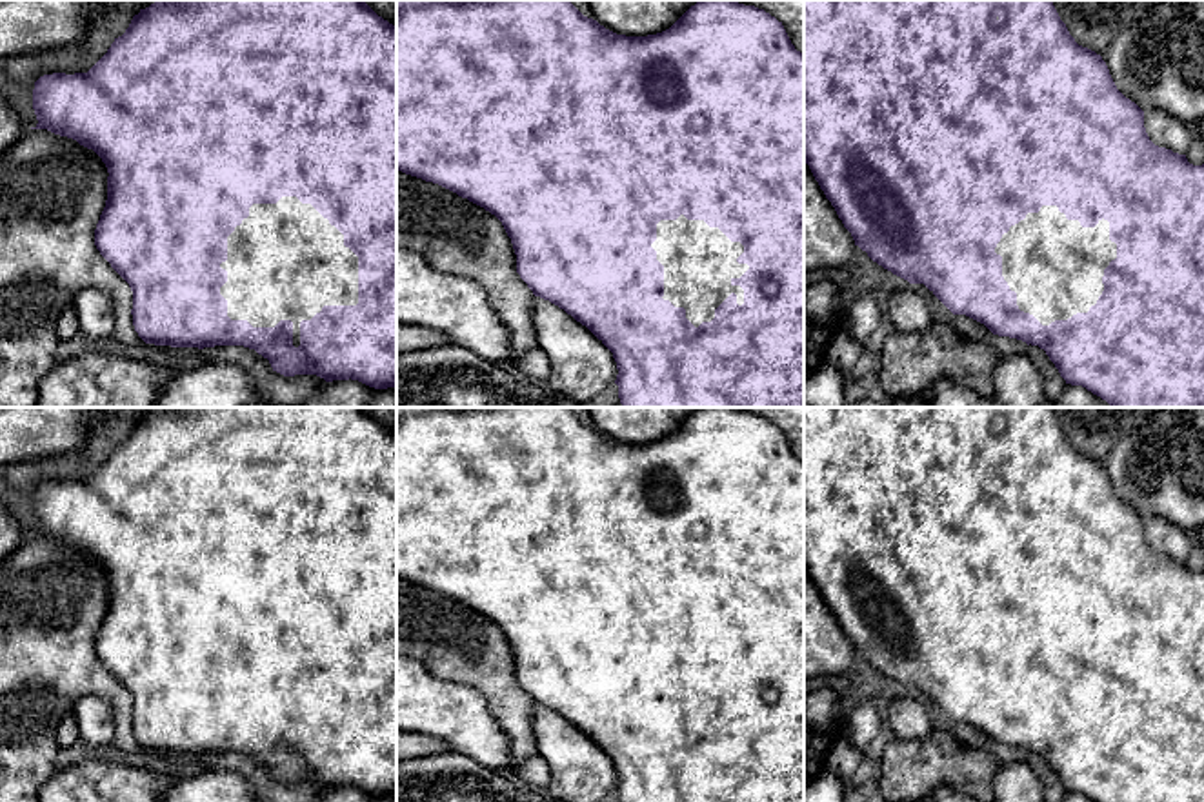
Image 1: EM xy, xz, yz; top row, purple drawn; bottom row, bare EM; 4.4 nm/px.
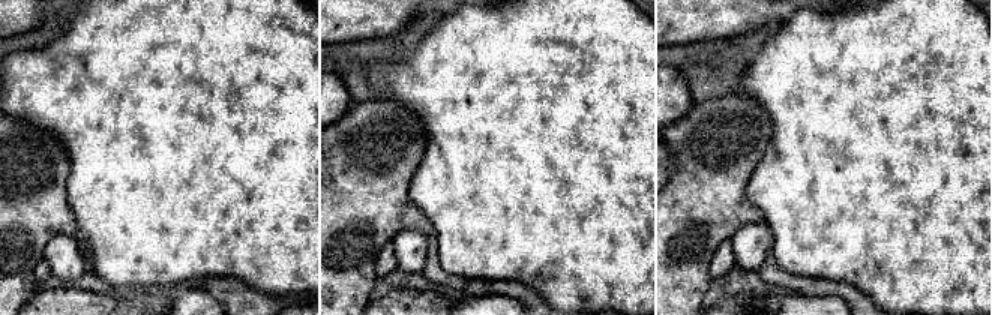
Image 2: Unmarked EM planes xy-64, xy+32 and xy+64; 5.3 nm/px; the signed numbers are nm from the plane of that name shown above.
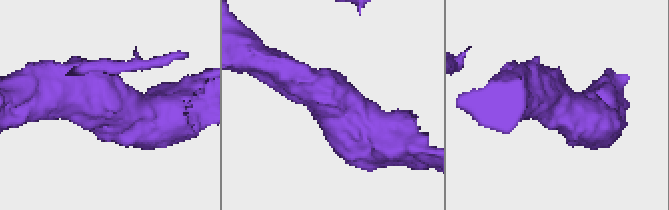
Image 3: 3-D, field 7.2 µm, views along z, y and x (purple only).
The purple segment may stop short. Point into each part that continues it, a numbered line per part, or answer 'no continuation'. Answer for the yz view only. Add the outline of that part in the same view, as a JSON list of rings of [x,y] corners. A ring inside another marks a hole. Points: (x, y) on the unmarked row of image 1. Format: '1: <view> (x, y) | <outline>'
1: yz (1055, 673) | [[[1042,613],[1009,635],[995,660],[1002,664],[1002,684],[1017,700],[1018,717],[1049,733],[1097,711],[1117,651],[1109,647],[1108,627],[1082,635],[1057,613]]]

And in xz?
1: xz (699, 670) | [[[660,627],[651,651],[664,673],[664,707],[686,717],[686,726],[698,735],[715,726],[715,717],[731,702],[744,711],[744,697],[733,693],[749,673],[738,671],[740,649],[731,649],[718,635],[704,627]]]

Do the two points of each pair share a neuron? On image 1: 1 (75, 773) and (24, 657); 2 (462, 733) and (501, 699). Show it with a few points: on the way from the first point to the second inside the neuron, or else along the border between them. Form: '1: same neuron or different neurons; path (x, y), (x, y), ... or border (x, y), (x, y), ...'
1: different neurons; border (64, 757), (62, 764), (44, 782)
2: different neurons; border (459, 681), (471, 686), (482, 697), (510, 748)

